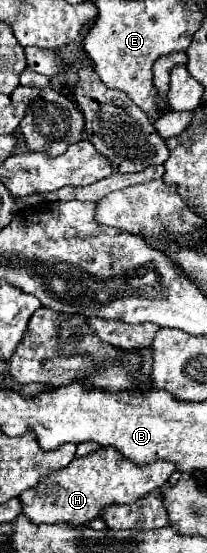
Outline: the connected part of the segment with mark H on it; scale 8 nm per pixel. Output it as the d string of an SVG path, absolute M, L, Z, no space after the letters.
M100 448L84 458L74 458L70 466L42 478L38 486L20 494L24 514L36 522L70 522L86 524L92 518L100 516L100 508L108 504L132 504L144 494L160 488L170 474L176 470L172 462L154 462L148 466L136 466L128 462L114 448Z

